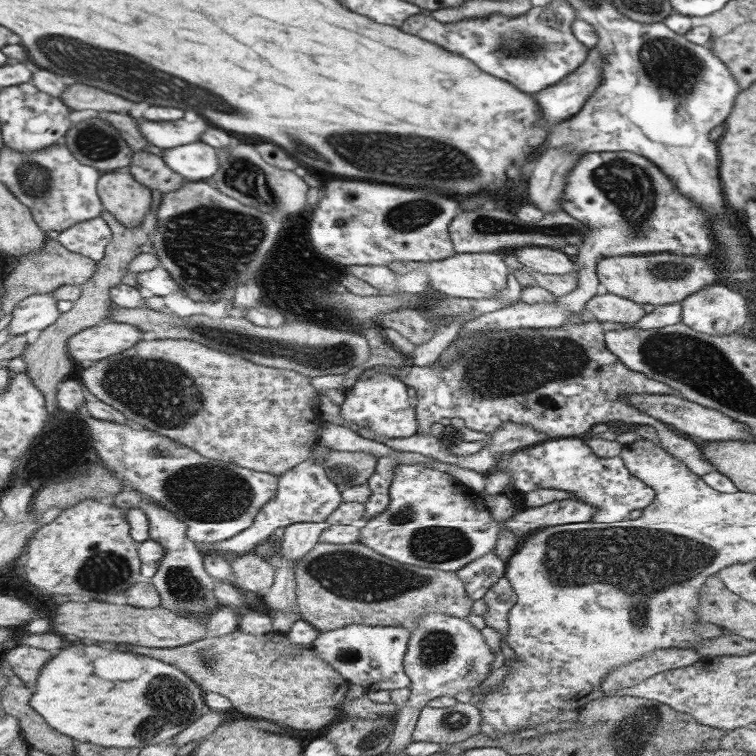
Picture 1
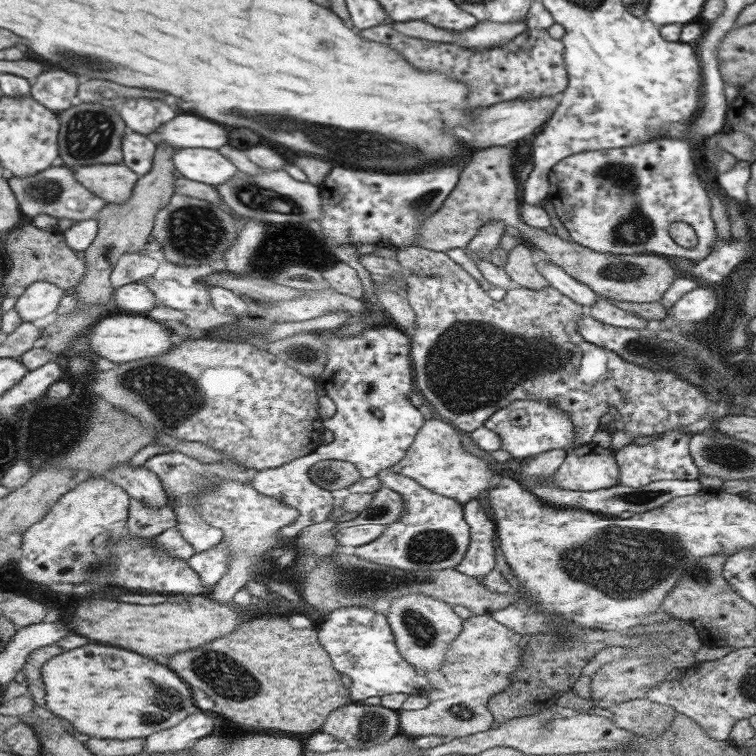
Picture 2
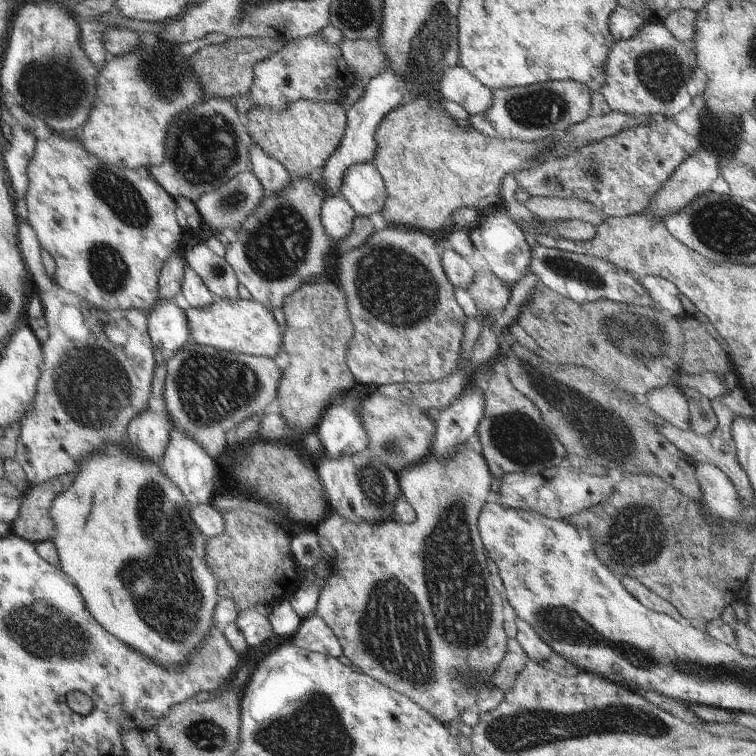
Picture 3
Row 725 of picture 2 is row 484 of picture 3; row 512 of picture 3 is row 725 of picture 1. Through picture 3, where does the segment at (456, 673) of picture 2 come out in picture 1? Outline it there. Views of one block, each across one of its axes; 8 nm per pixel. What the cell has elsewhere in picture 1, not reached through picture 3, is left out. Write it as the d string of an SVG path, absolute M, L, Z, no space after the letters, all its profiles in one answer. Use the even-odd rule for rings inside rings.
M458 702L447 708L422 706L412 733L412 742L435 742L441 746L467 740L480 732L479 708L473 702Z

